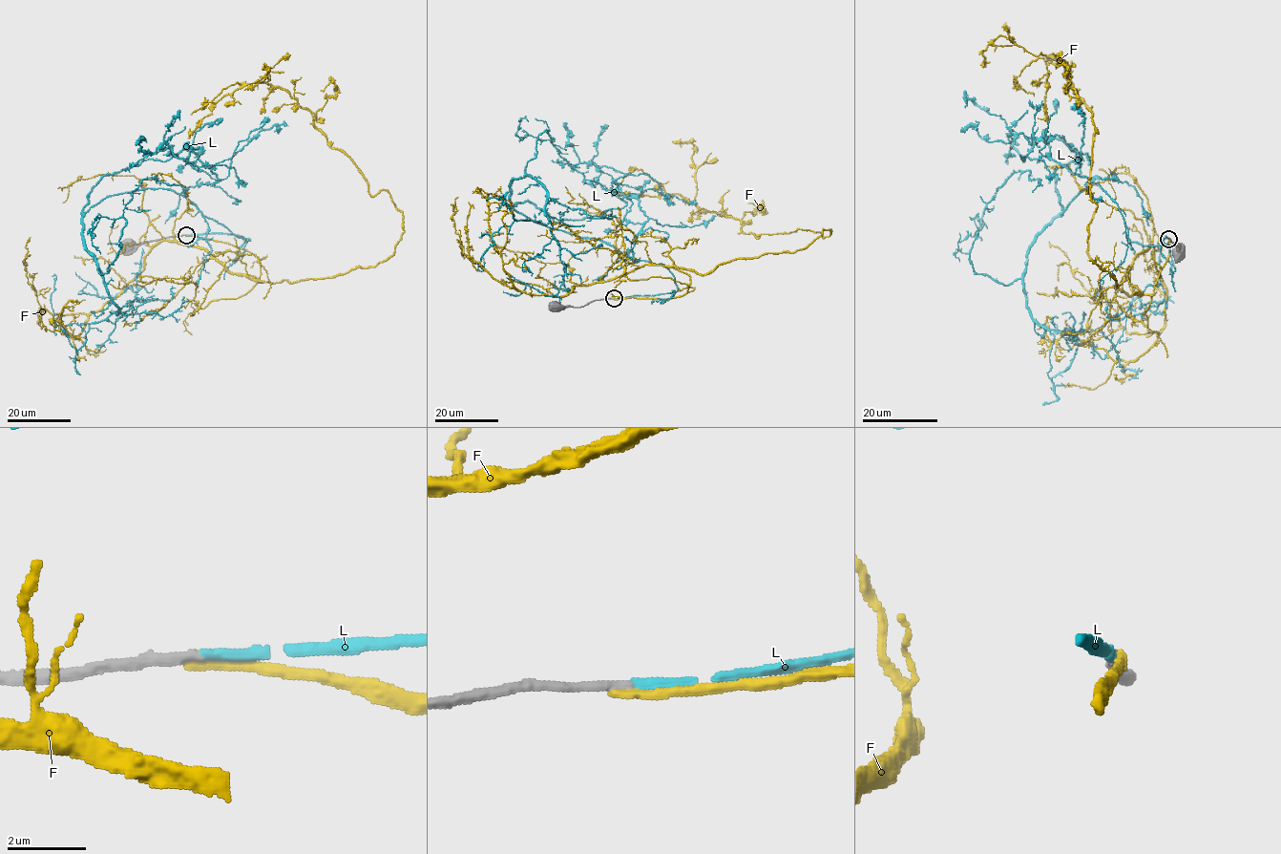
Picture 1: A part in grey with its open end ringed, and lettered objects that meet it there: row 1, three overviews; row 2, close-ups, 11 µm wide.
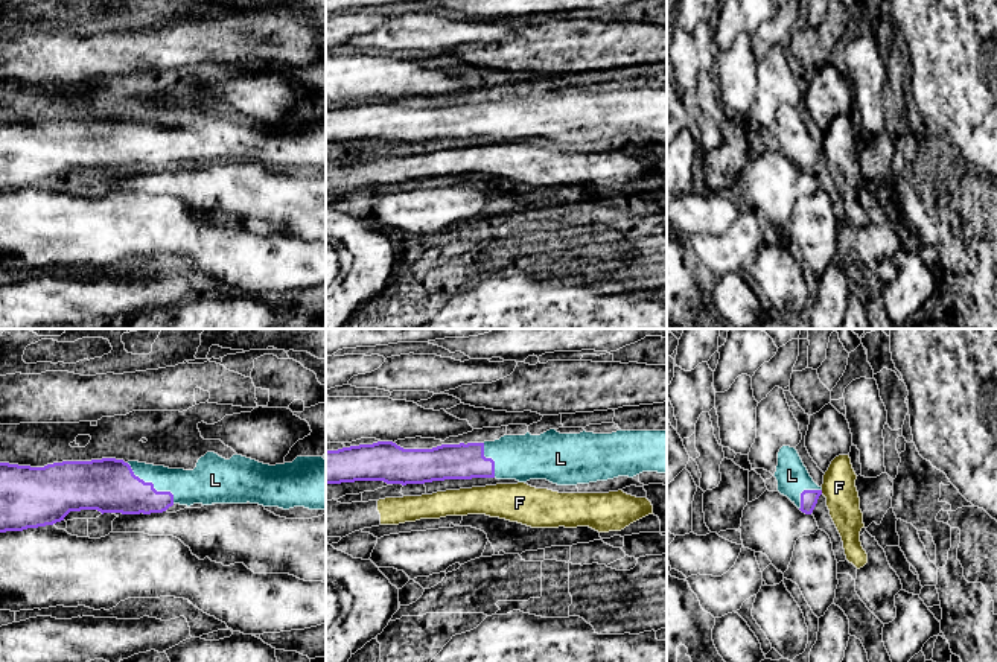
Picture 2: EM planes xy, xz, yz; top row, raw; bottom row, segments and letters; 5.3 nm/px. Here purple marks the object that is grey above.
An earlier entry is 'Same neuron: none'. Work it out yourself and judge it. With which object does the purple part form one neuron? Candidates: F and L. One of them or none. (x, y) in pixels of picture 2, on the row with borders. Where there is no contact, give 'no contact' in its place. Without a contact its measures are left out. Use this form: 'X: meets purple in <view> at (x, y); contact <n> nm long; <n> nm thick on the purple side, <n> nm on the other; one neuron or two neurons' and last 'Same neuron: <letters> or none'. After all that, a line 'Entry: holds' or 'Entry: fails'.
F: meets purple in yz at (821, 492); contact 30 nm long; 100 nm thick on the purple side, 180 nm on the other; two neurons
L: meets purple in xy at (152, 484); contact 340 nm long; 280 nm thick on the purple side, 190 nm on the other; one neuron
Same neuron: L
Entry: fails

